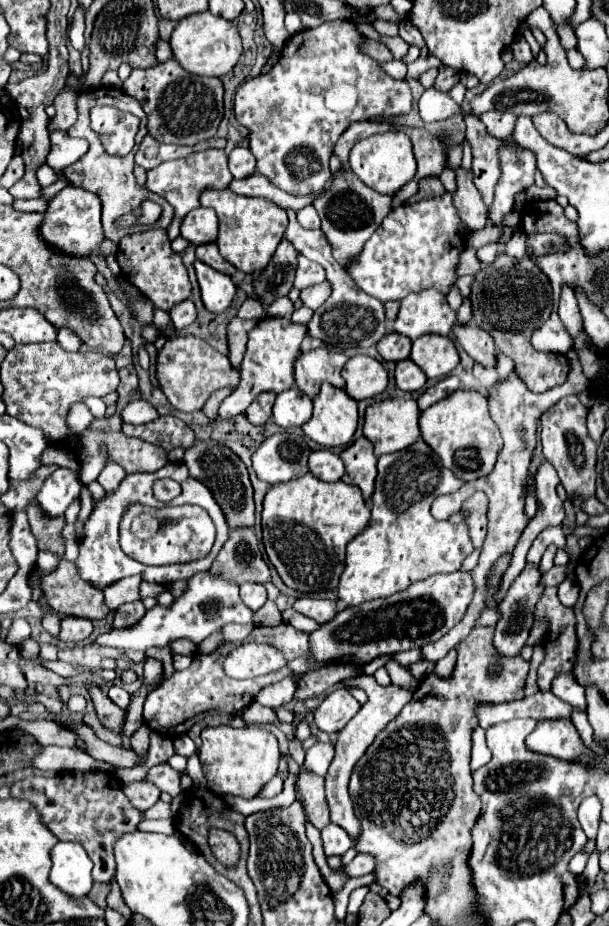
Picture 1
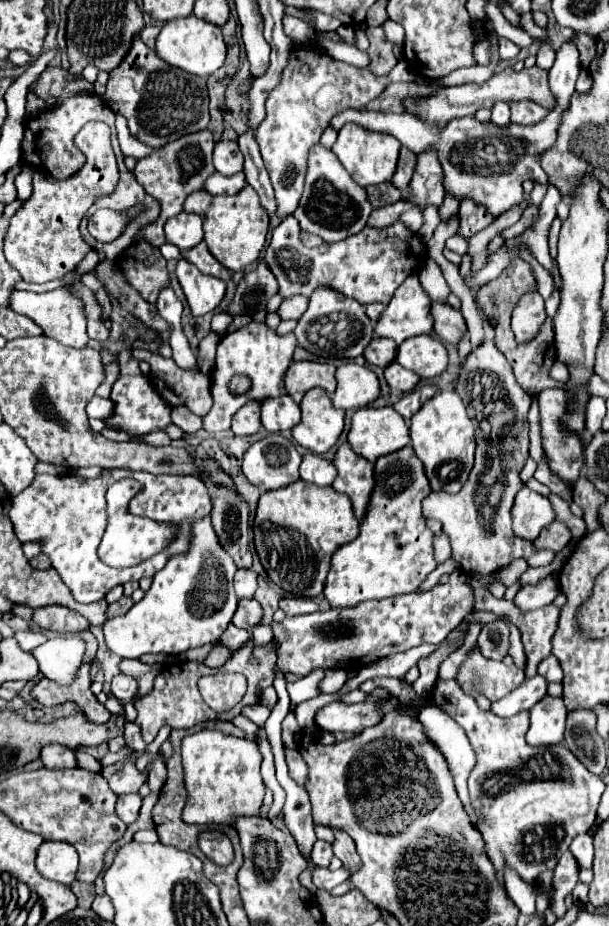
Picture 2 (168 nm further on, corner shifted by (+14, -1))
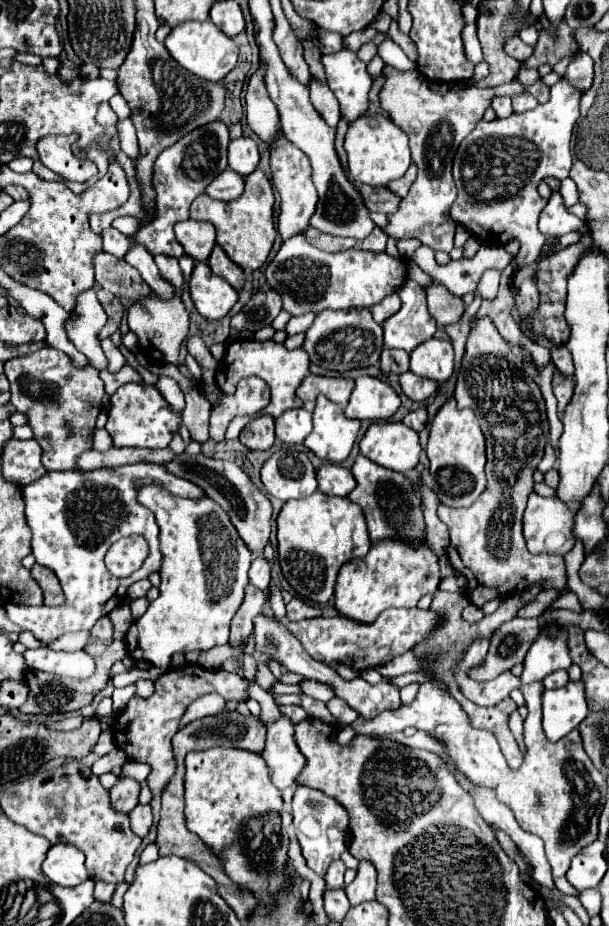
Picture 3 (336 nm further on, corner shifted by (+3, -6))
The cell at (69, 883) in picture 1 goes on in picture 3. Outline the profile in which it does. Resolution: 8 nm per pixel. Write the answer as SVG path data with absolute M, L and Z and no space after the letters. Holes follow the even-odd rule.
M69 844L51 846L41 868L51 882L61 886L77 886L89 878L85 870L85 856Z

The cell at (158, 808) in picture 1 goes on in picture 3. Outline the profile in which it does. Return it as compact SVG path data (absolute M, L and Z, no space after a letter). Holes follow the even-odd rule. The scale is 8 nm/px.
M185 664L179 670L167 670L163 676L159 676L155 680L155 694L149 698L141 698L141 696L133 696L127 706L123 708L121 714L117 714L115 724L113 724L113 738L117 748L121 748L129 760L133 762L147 762L151 766L151 772L147 776L147 786L153 792L153 800L151 800L151 808L153 808L153 828L151 834L142 839L139 850L135 853L134 860L125 871L124 881L129 884L134 880L135 870L139 864L141 852L145 846L155 842L155 826L159 820L159 810L161 810L161 790L165 788L165 784L169 782L169 778L175 772L175 760L173 760L173 752L171 752L171 738L173 734L177 734L179 730L179 720L185 714L187 706L197 700L199 696L207 694L207 692L217 692L221 694L225 700L245 700L247 698L247 680L239 674L229 674L223 670L205 670L197 664Z

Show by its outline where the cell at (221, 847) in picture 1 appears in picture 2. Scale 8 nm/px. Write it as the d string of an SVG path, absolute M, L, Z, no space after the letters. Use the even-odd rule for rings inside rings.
M204 831L198 839L202 853L216 865L228 865L234 859L230 839L220 831Z

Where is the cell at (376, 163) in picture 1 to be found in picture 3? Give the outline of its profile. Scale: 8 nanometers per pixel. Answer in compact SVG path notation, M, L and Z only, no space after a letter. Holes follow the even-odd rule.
M363 114L361 118L357 118L357 122L349 124L349 130L345 134L345 150L349 158L351 178L357 184L383 186L391 180L401 178L411 164L409 138L405 138L405 132L397 128L385 114Z

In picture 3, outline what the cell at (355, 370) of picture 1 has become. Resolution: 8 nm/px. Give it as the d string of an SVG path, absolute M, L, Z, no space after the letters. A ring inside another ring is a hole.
M361 376L355 380L355 390L345 406L345 416L357 420L387 420L397 412L399 406L401 400L387 382Z

